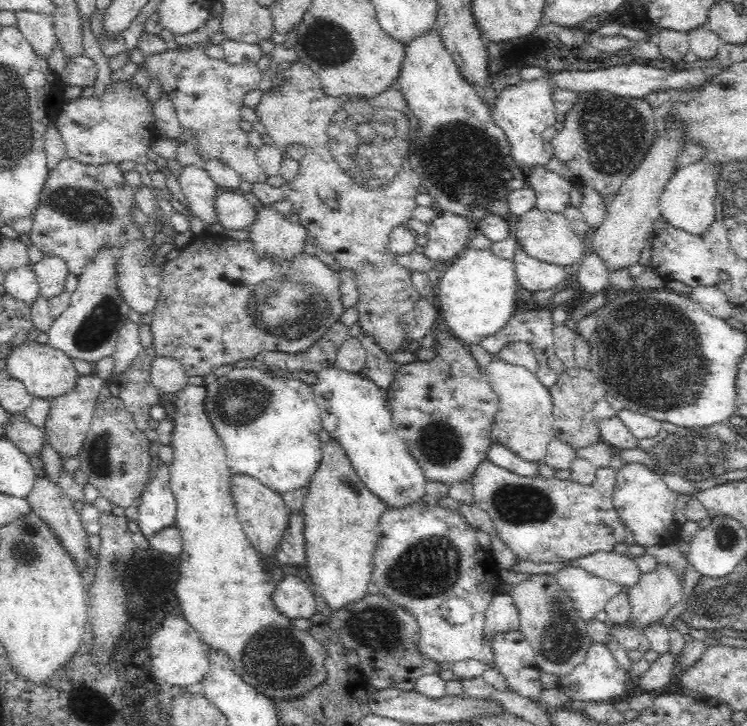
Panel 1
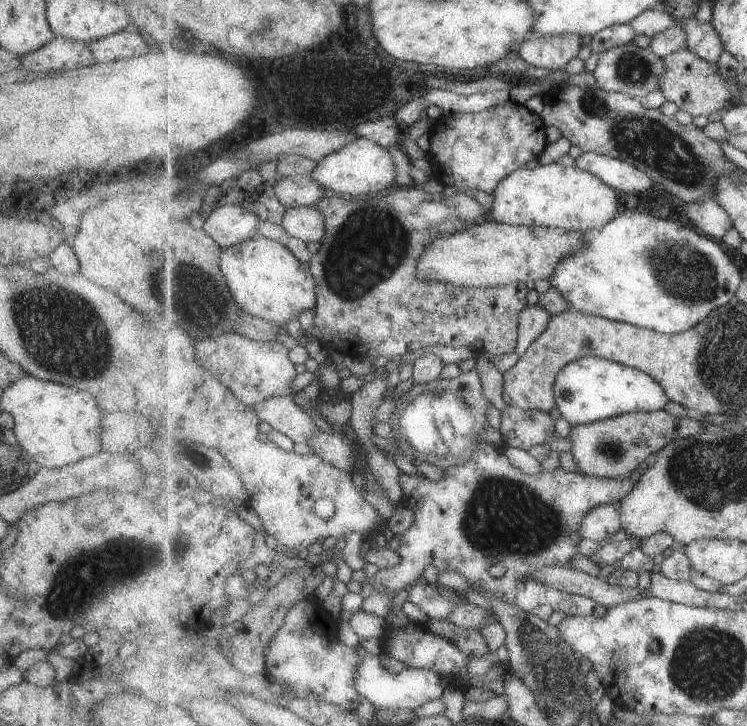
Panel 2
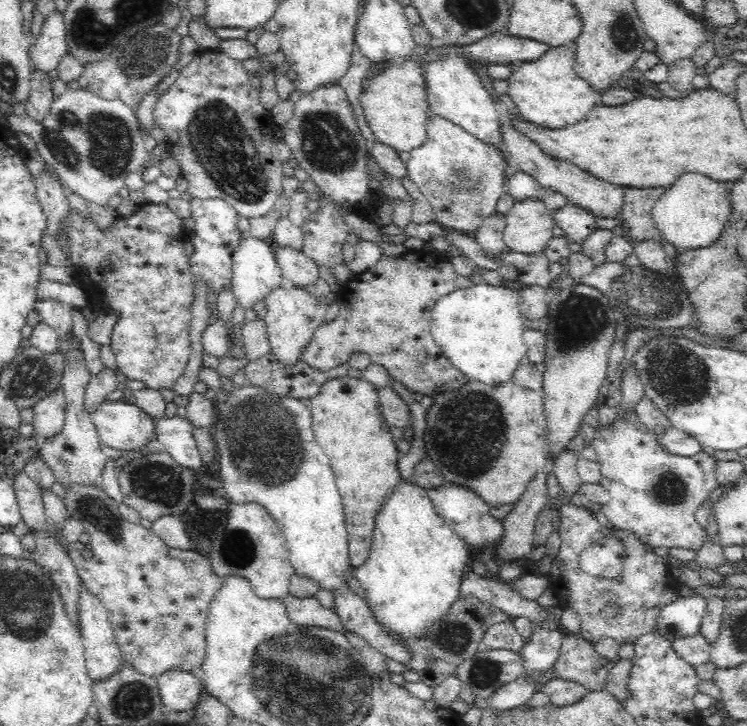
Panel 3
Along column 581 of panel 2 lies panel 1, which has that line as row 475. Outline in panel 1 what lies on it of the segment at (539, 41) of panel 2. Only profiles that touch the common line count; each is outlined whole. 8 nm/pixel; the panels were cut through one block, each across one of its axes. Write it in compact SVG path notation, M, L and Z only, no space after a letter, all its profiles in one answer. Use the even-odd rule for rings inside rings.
M36 476L34 486L28 493L27 501L31 506L31 510L34 510L44 522L50 523L51 527L58 534L59 541L63 543L67 551L71 554L71 557L75 559L76 567L79 567L81 573L86 574L86 563L89 548L87 541L87 532L81 525L79 519L79 512L73 507L73 501L71 498L60 488L57 484L54 484L48 476Z

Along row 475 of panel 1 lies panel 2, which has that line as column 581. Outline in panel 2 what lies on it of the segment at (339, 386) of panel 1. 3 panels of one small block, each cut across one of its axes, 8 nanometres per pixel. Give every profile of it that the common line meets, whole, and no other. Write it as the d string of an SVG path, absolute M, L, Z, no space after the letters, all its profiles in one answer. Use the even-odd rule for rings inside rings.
M598 356L575 360L555 380L557 408L571 425L611 420L629 412L662 411L671 401L666 389L650 373Z

